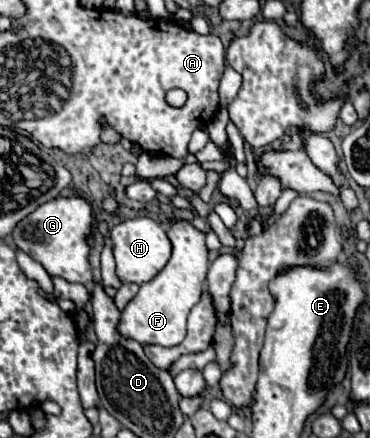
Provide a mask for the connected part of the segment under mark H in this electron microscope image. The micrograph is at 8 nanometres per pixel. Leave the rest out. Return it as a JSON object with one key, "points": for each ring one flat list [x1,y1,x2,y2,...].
{"points":[[137,217,129,221,121,221,111,229,111,245,117,261,117,277,121,283,145,283,151,281,167,263,171,255,171,241,165,231,149,217]]}

